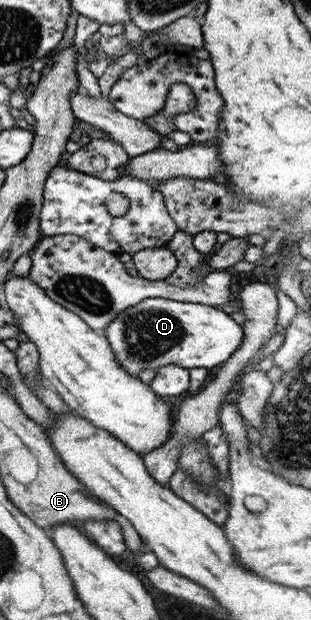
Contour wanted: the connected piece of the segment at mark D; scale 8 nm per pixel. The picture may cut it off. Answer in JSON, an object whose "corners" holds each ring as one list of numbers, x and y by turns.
{"corners":[[150,297,119,312,104,328,104,336,113,350,115,360,129,376,137,377,142,369,157,369,163,365,175,364,189,369,212,369,225,363,243,341,243,330,229,314,210,305,171,301,162,297]]}

